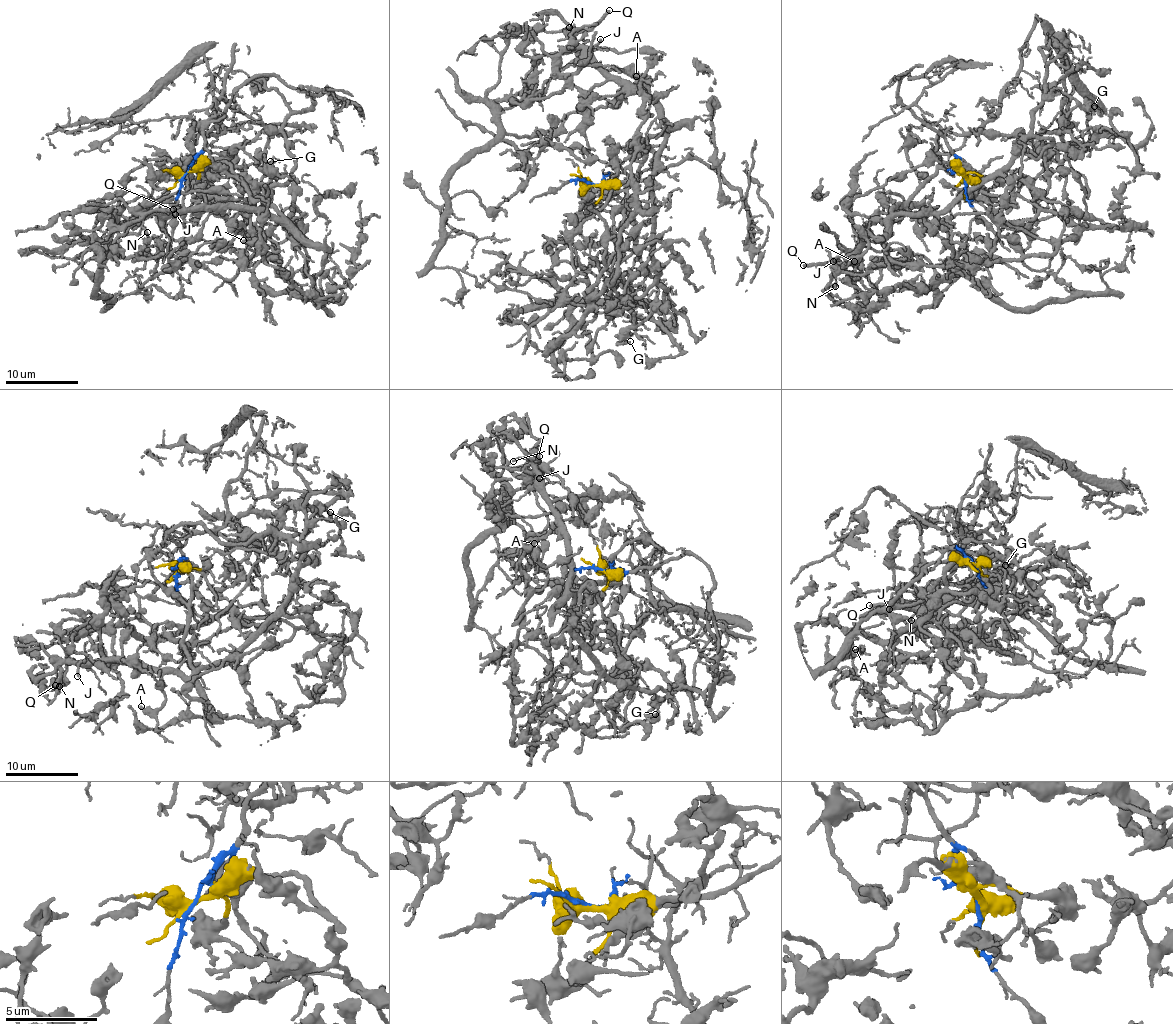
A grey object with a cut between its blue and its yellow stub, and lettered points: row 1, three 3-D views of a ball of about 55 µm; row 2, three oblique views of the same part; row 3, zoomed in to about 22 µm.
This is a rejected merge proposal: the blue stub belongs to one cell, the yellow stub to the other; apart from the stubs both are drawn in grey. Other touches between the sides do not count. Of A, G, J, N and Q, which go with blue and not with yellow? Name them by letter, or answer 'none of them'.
none of them

